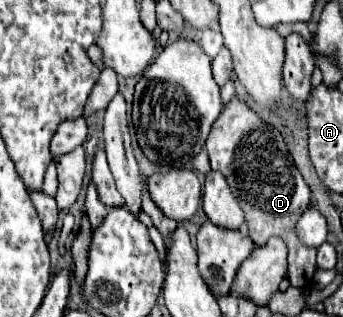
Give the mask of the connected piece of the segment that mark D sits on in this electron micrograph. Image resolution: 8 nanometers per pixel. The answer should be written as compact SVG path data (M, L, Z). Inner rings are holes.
M234 98L210 130L206 150L210 156L210 166L226 178L232 194L242 206L252 242L262 246L272 236L282 238L288 246L290 284L308 288L316 270L316 250L298 244L294 228L310 202L310 190L290 158L284 138L274 128L264 124L244 102Z

